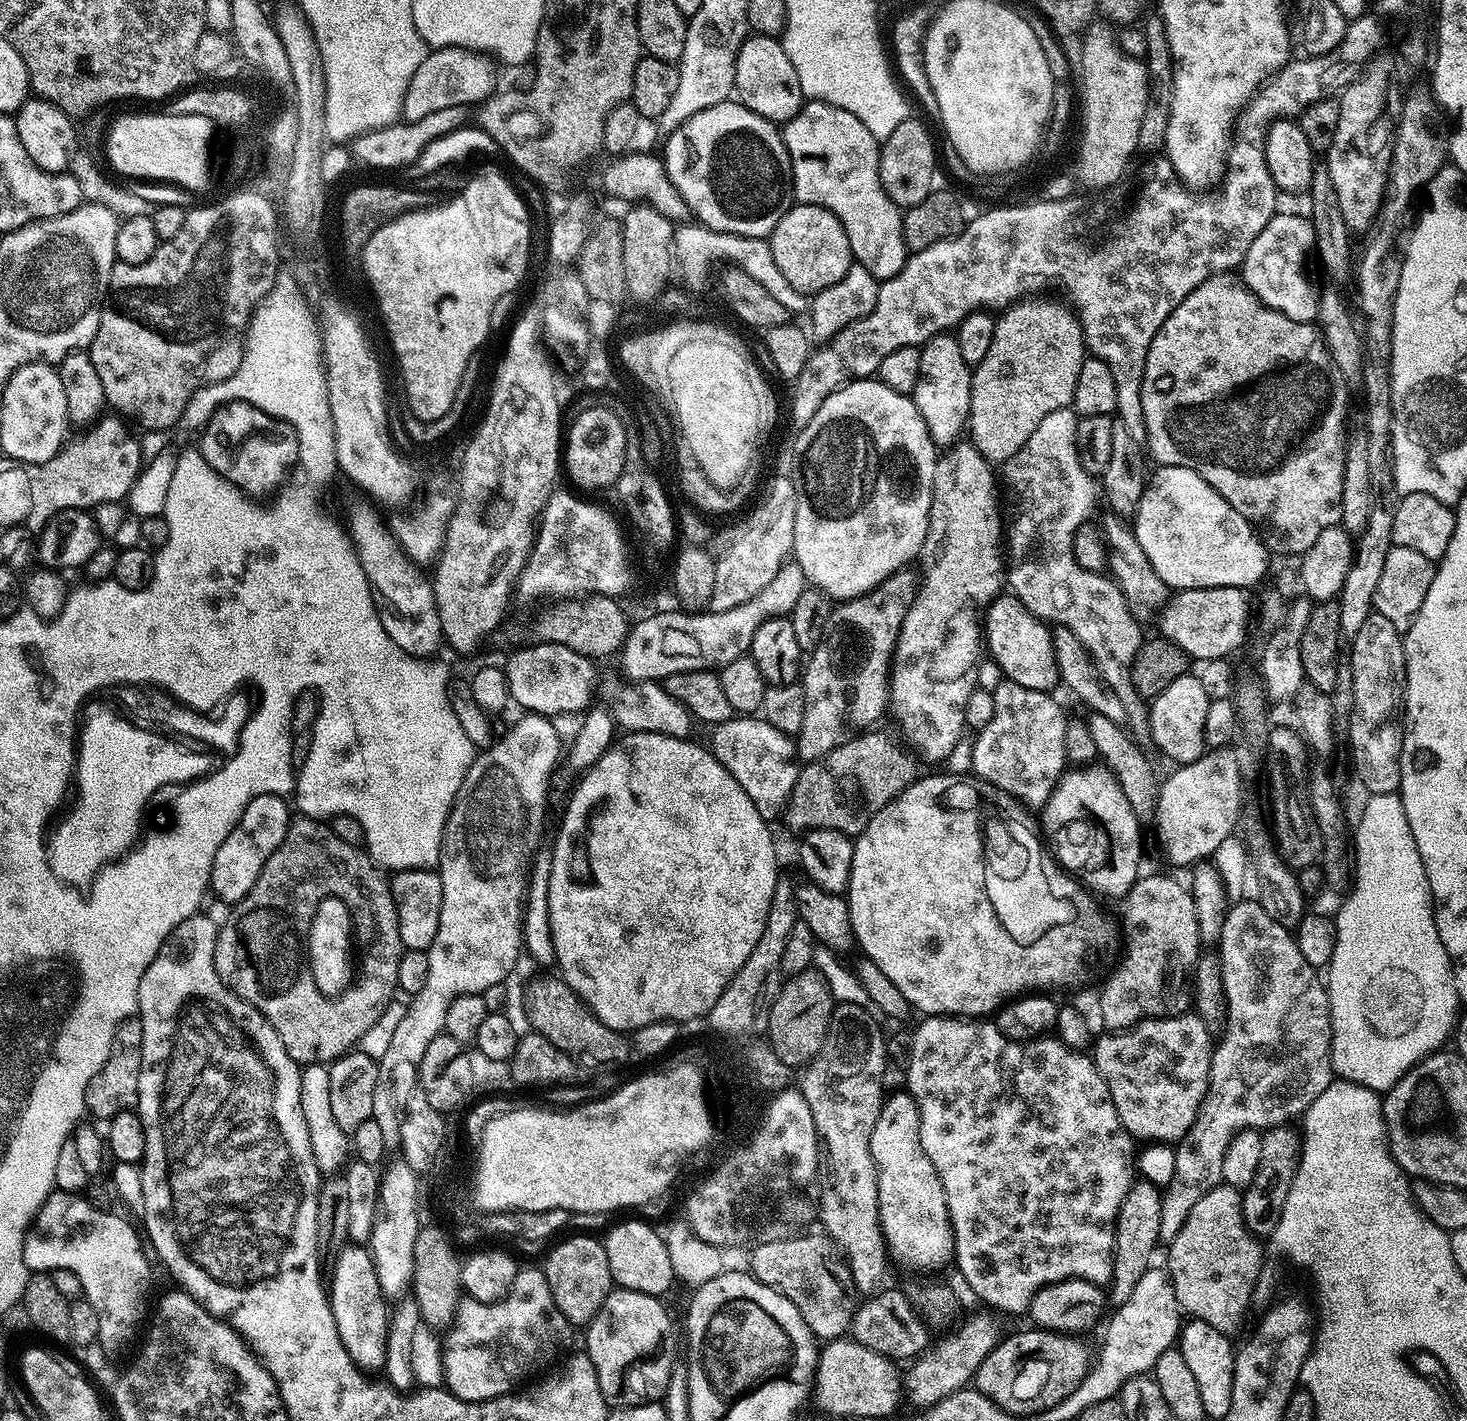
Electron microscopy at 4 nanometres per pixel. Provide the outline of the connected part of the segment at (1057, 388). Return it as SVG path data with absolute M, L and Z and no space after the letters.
M1025 298L1016 301L1015 304L1003 309L996 316L994 326L994 338L990 341L990 351L986 353L986 358L972 368L972 389L970 390L970 414L968 415L967 431L971 434L970 442L977 450L989 460L989 462L1005 462L1012 455L1016 454L1030 438L1034 430L1042 423L1042 418L1054 412L1062 410L1071 405L1074 398L1074 386L1078 386L1078 370L1082 370L1082 362L1086 358L1086 345L1084 343L1084 327L1080 324L1080 317L1067 303L1059 304L1056 300L1036 300L1040 298Z

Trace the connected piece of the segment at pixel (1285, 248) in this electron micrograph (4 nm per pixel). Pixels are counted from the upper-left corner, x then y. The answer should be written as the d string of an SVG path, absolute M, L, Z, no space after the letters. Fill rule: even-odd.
M1278 212L1266 222L1266 230L1250 242L1250 250L1240 267L1245 288L1254 293L1265 307L1280 312L1292 321L1313 323L1317 314L1317 293L1313 292L1304 272L1304 255L1314 248L1314 230L1309 217Z

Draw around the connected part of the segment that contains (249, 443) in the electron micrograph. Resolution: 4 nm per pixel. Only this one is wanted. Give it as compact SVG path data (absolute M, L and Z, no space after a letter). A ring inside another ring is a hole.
M235 400L229 404L221 404L216 409L199 433L198 449L206 462L217 471L222 478L229 480L240 488L248 498L268 496L288 476L292 467L296 468L300 458L299 436L286 421L271 416L256 408L253 404L247 404L241 400Z

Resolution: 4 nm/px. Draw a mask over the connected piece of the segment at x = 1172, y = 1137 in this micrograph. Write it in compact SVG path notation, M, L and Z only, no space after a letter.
M1181 1014L1142 1020L1132 1028L1108 1030L1103 1034L1105 1036L1095 1037L1090 1055L1098 1074L1102 1074L1110 1090L1114 1110L1118 1110L1121 1129L1137 1141L1144 1140L1140 1142L1175 1145L1190 1130L1208 1089L1214 1047L1213 1033L1208 1031L1200 1016Z

